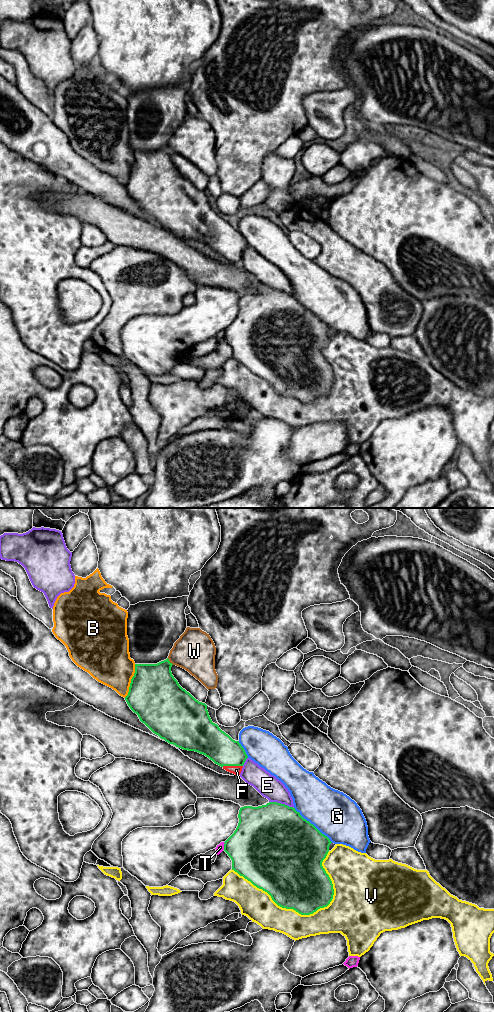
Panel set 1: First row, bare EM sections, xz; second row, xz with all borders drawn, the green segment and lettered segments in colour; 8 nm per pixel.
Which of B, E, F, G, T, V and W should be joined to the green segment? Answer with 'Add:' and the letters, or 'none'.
Add: F

